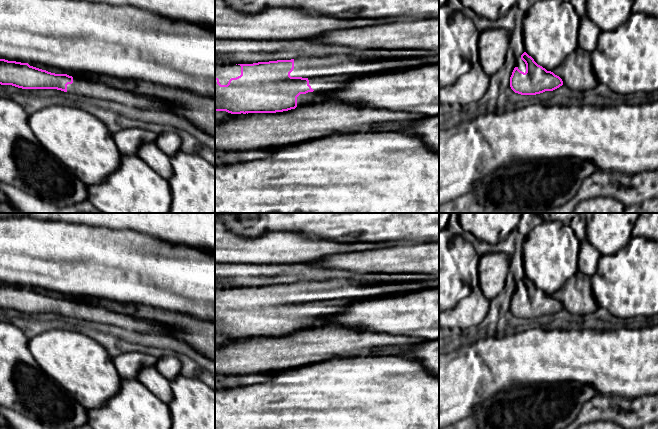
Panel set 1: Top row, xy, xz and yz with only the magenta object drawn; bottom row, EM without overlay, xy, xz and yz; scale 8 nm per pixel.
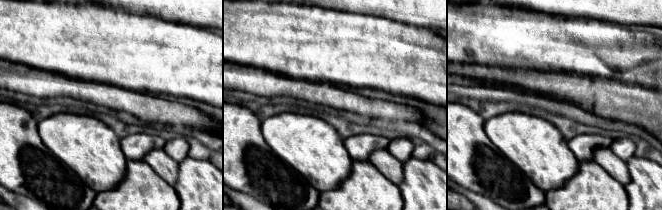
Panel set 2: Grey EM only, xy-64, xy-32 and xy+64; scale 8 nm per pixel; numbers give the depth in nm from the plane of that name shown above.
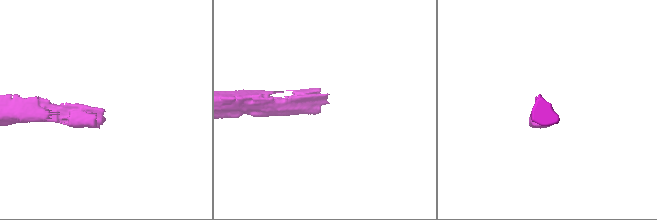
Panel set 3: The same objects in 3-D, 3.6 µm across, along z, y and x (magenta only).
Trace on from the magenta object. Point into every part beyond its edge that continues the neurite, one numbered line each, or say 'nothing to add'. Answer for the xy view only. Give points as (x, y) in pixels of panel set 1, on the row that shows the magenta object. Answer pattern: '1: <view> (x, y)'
1: xy (82, 86)

